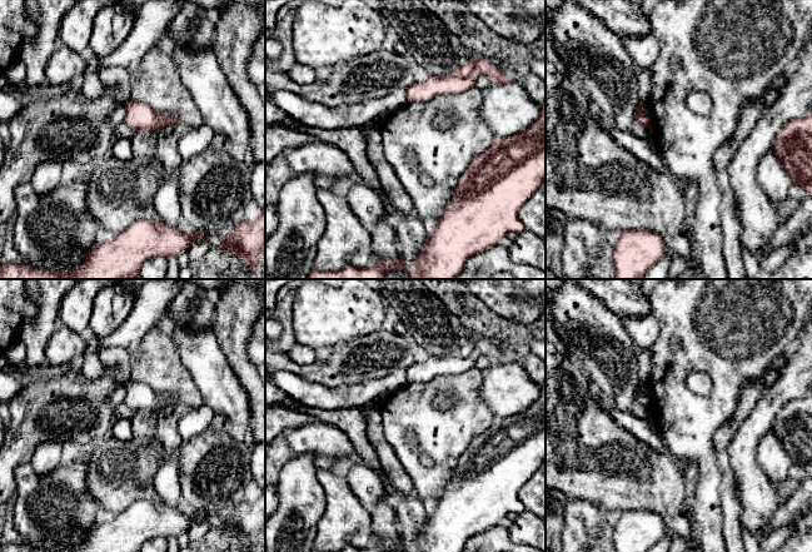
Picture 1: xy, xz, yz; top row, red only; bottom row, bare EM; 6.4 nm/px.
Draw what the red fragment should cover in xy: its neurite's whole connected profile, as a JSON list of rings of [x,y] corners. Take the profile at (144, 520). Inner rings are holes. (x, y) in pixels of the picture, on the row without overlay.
[[[139,499],[114,519],[96,523],[78,548],[66,552],[140,552],[148,539],[178,537],[199,519],[210,522],[210,516]]]

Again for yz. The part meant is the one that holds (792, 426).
[[[812,396],[786,403],[777,413],[771,429],[792,464],[812,477]]]

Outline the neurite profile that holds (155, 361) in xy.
[[[158,325],[130,349],[130,381],[148,384],[163,396],[175,396],[176,403],[199,408],[204,404],[191,374],[183,365],[173,338]]]

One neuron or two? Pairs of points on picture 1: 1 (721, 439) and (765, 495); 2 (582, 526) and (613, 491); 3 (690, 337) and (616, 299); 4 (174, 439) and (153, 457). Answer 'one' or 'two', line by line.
1: two
2: two
3: two
4: two

